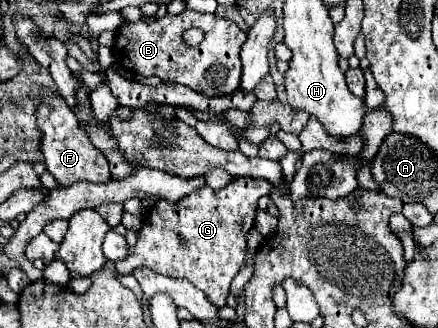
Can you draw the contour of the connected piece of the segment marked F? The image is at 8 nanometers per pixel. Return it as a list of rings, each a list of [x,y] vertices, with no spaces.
[[[40,86],[34,98],[38,100],[36,128],[42,132],[40,152],[44,156],[44,162],[48,164],[48,172],[54,174],[58,186],[68,188],[80,180],[100,182],[100,184],[110,182],[112,178],[110,178],[108,160],[104,158],[104,154],[100,154],[100,150],[96,150],[96,146],[92,146],[92,142],[88,142],[88,136],[84,134],[84,130],[80,130],[78,120],[64,102],[64,98],[48,86]]]

